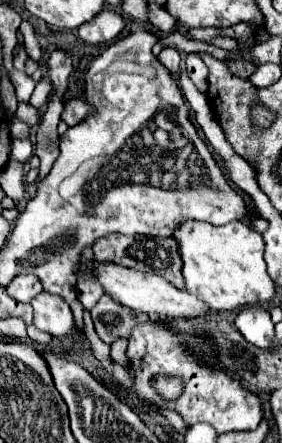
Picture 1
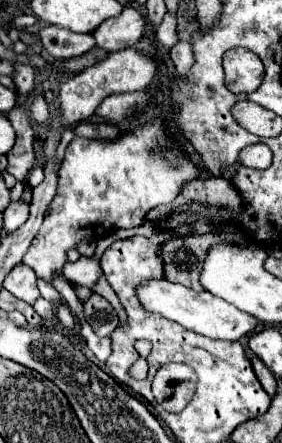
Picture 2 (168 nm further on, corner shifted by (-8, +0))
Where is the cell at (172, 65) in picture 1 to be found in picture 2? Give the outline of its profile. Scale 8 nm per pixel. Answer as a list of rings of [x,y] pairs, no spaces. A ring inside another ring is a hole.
[[[178,41],[172,49],[170,49],[170,59],[176,65],[176,71],[188,71],[188,67],[192,65],[192,51],[188,47],[186,41]]]

